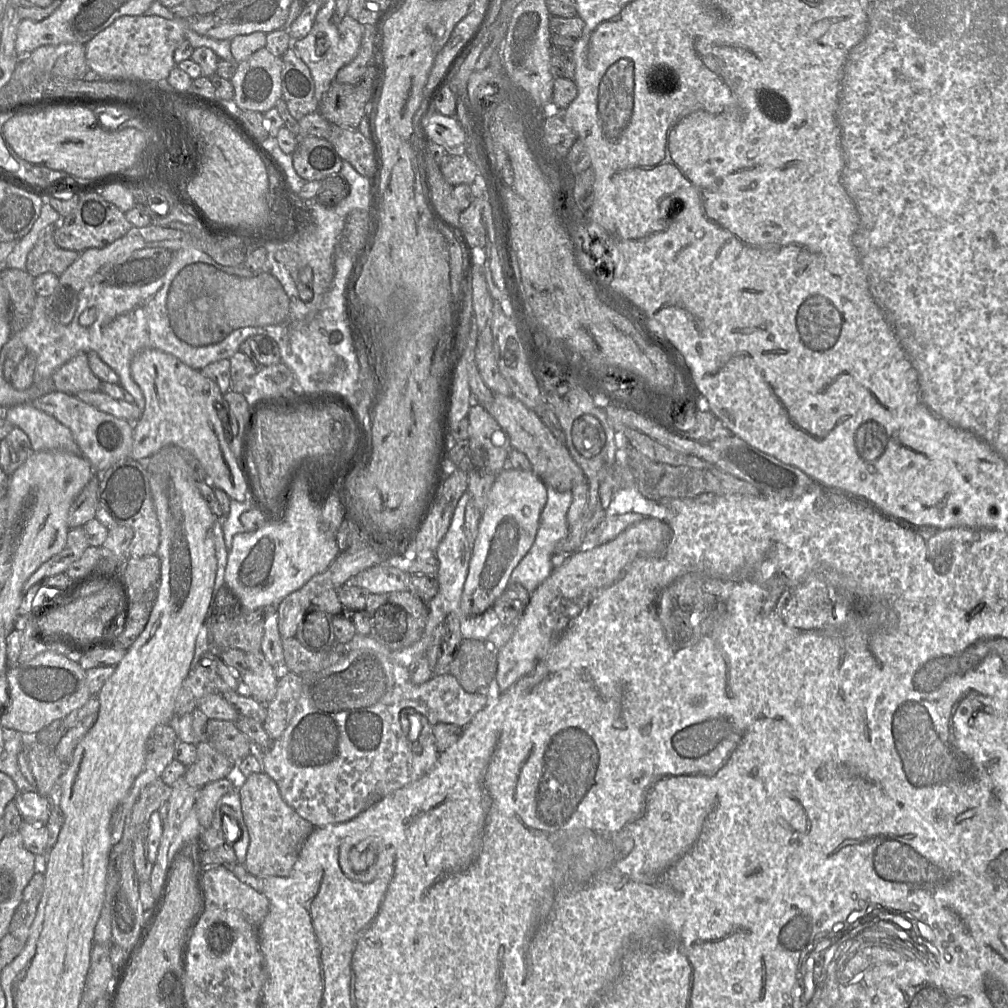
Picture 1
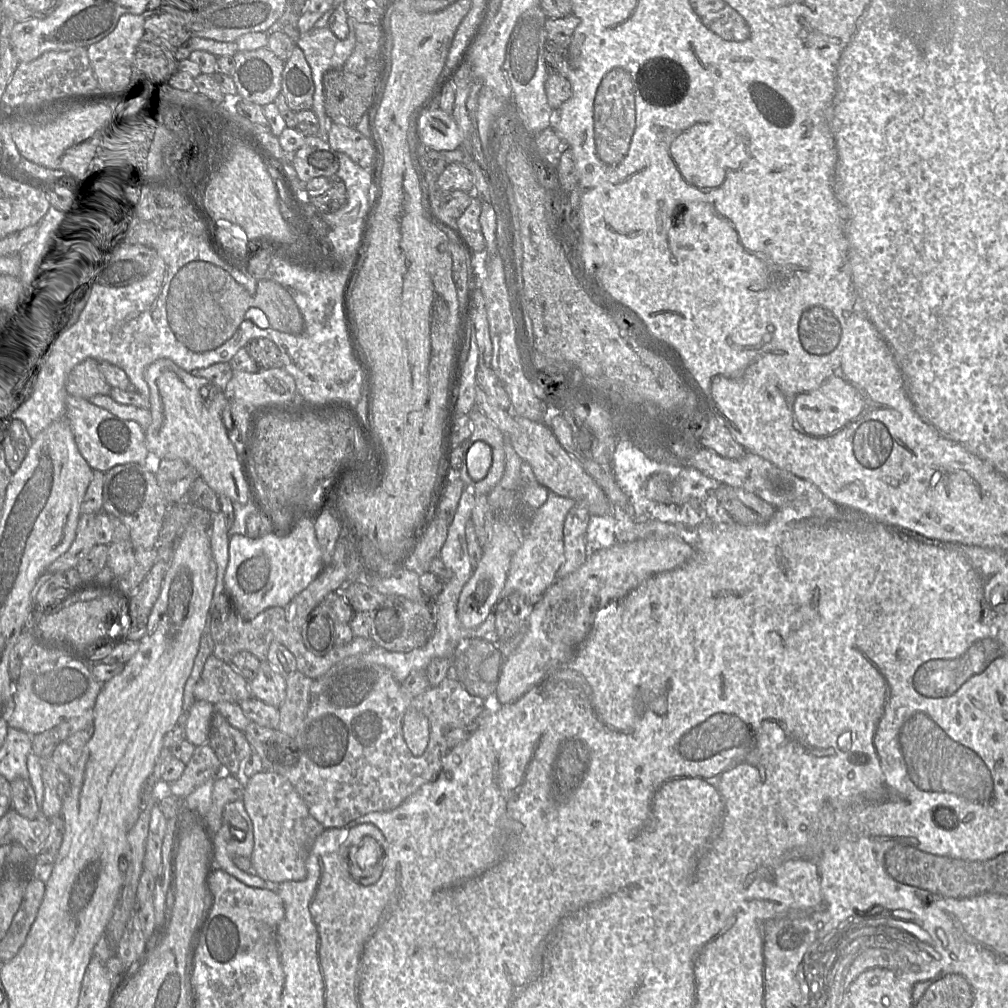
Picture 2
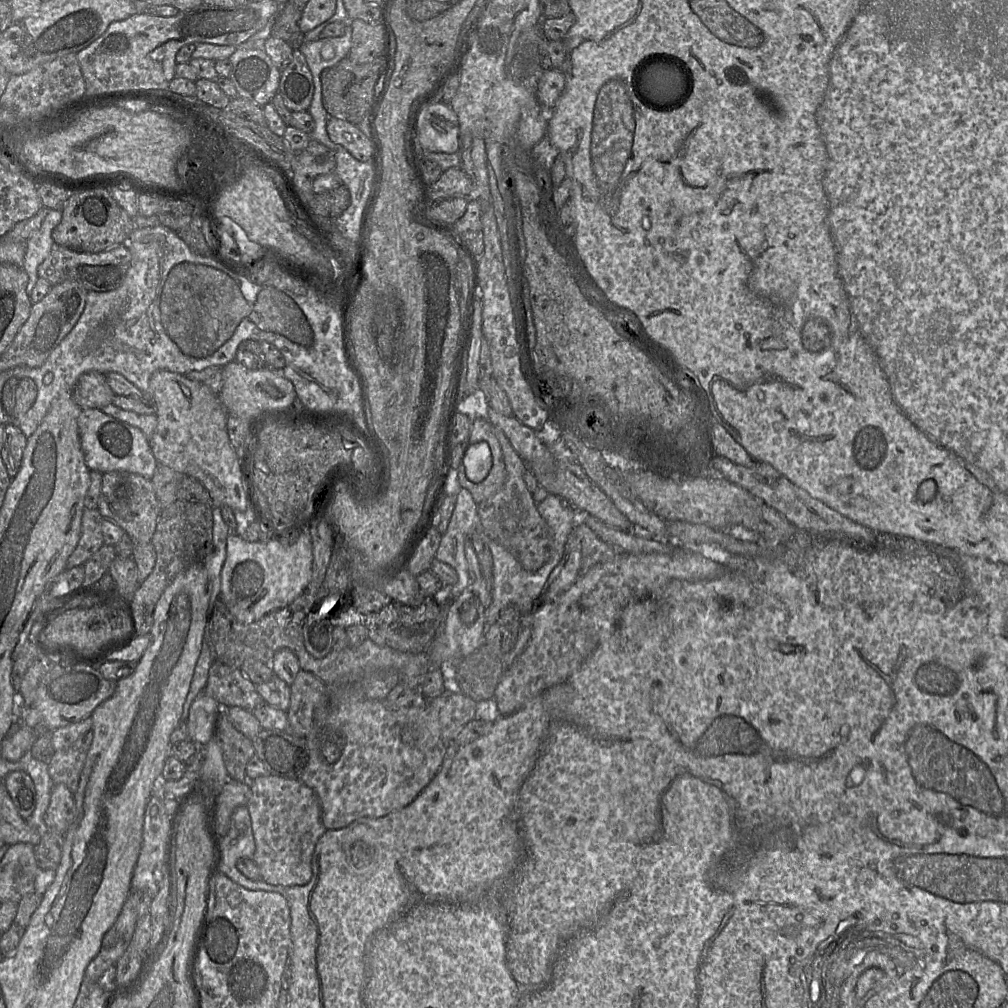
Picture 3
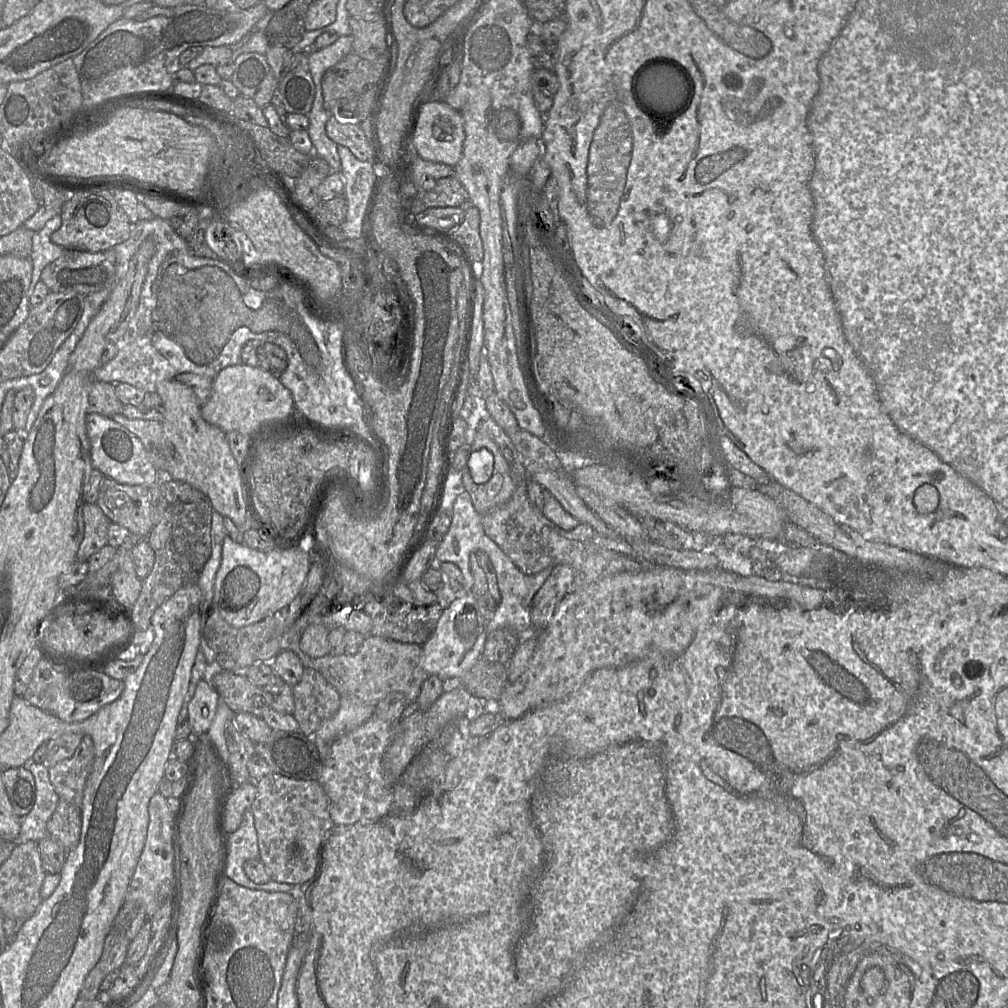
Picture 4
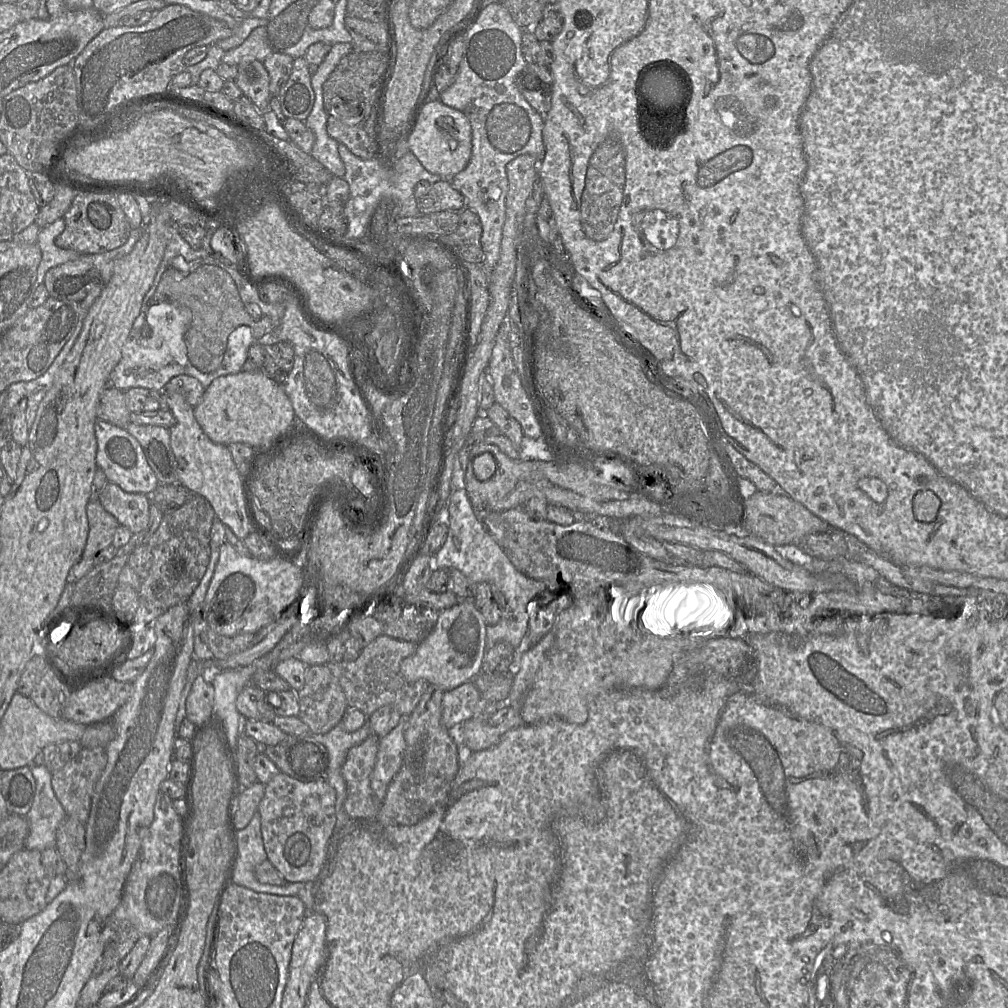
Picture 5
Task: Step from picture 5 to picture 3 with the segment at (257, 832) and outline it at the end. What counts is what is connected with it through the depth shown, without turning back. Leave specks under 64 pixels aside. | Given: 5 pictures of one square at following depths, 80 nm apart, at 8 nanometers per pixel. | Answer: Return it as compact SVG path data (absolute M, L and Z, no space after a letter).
M247 806L235 808L231 815L228 833L220 837L221 863L216 869L225 874L235 883L249 890L277 892L286 895L287 887L269 884L261 880L251 880L243 875L236 867L240 858L253 859L255 839L252 830L251 817Z

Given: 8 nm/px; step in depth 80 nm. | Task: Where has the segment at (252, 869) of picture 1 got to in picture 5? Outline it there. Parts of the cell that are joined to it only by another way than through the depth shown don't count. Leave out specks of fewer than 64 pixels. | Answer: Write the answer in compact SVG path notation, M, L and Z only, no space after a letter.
M282 772L265 784L265 793L257 812L261 816L261 834L267 859L286 883L314 882L328 860L330 838L336 826L336 791L326 781L302 782Z

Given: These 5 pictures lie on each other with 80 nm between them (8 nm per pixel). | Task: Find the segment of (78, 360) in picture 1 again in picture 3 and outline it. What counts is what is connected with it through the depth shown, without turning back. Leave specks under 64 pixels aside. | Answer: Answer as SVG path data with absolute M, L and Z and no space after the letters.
M89 371L82 374L72 390L72 398L82 409L101 409L112 404L115 396L105 374Z

